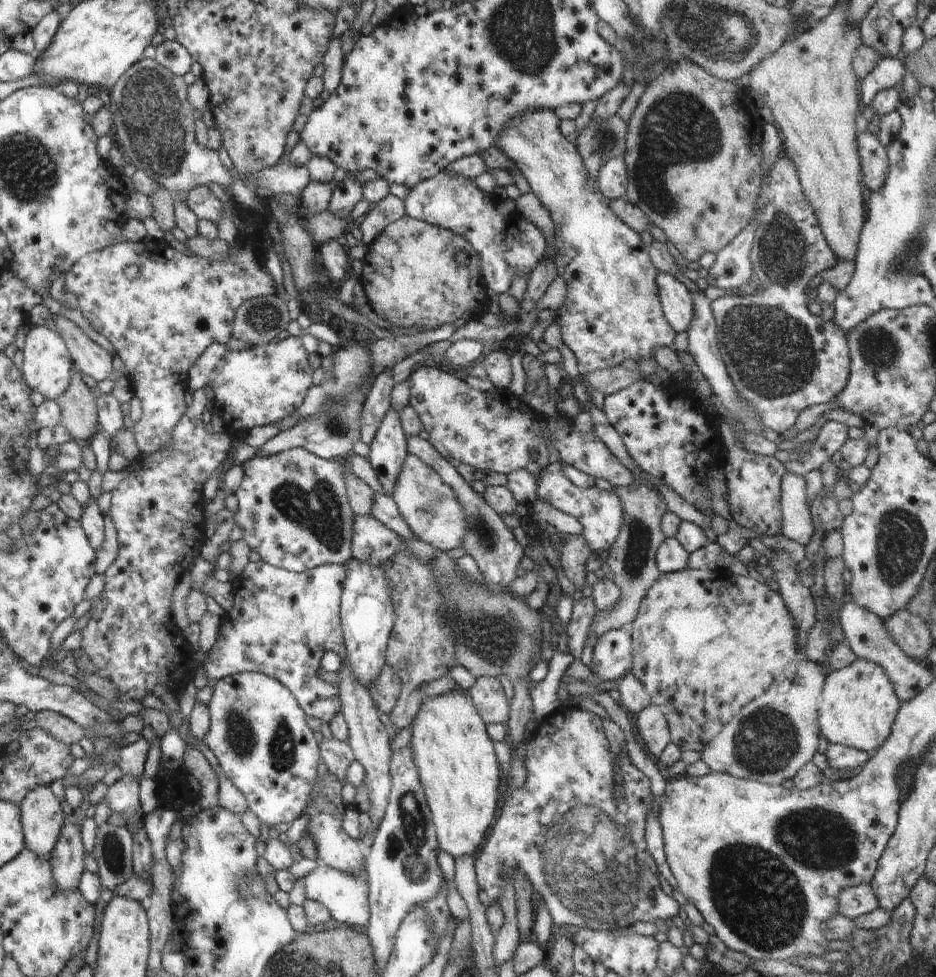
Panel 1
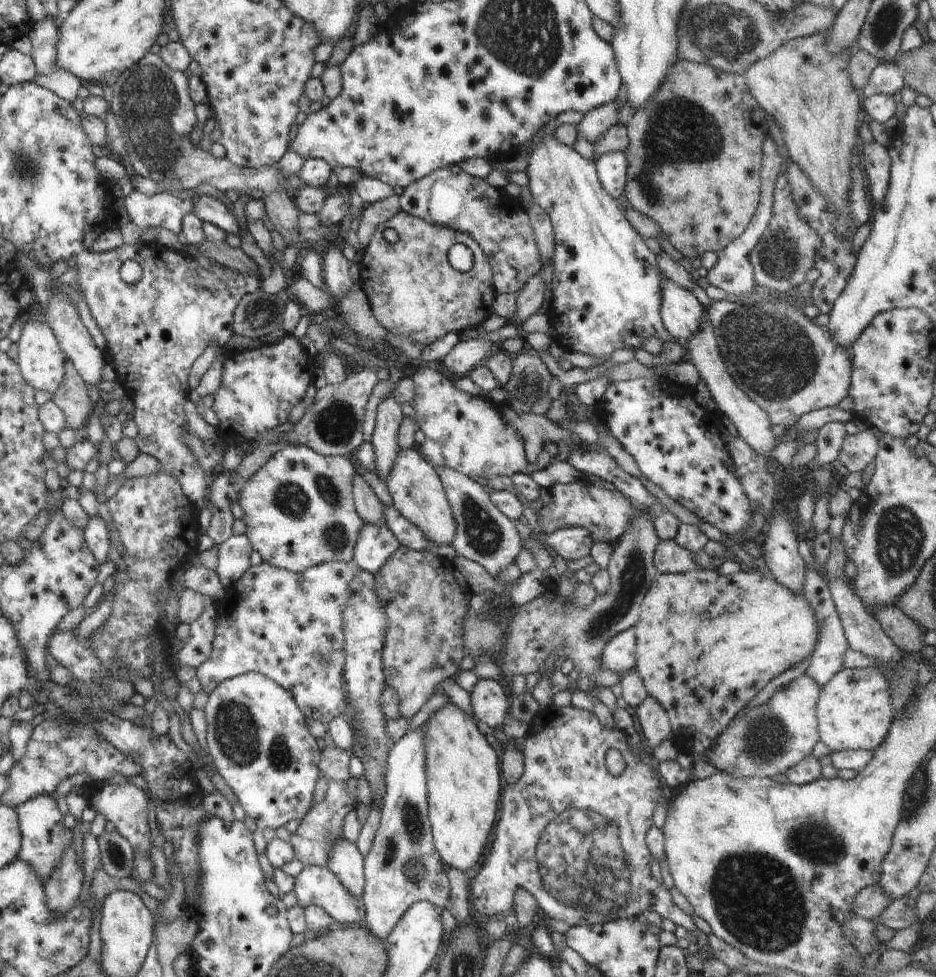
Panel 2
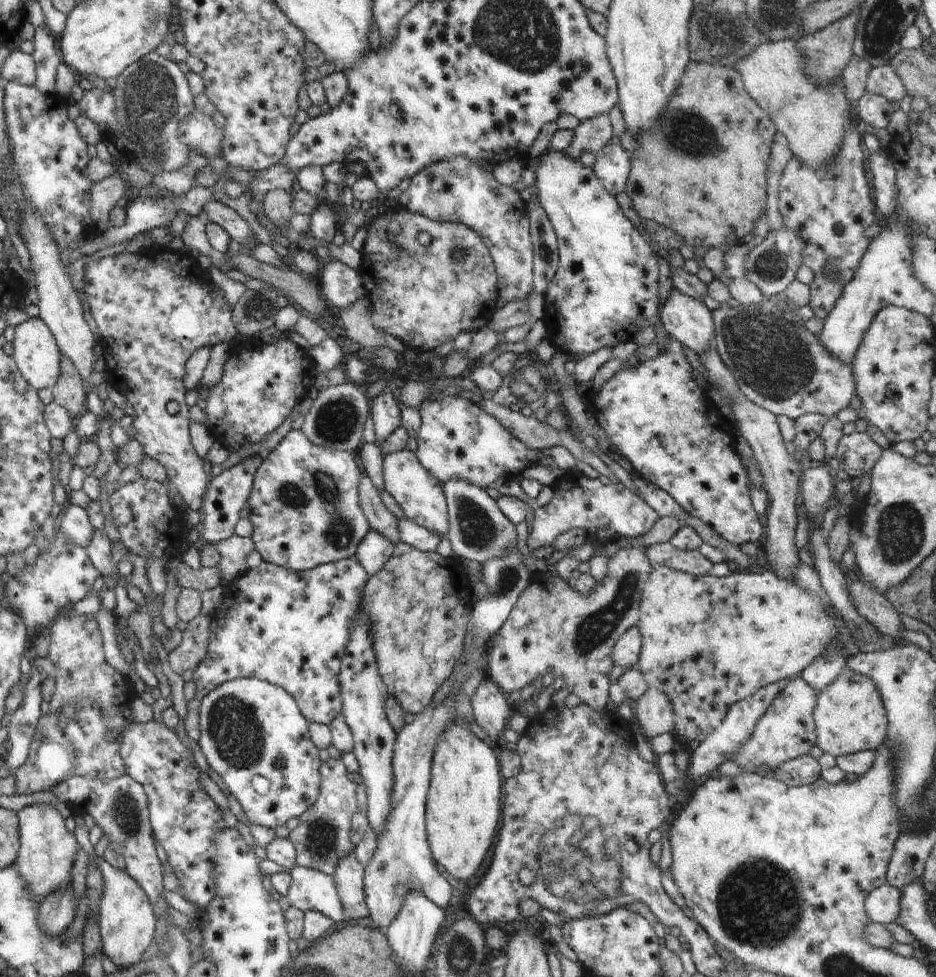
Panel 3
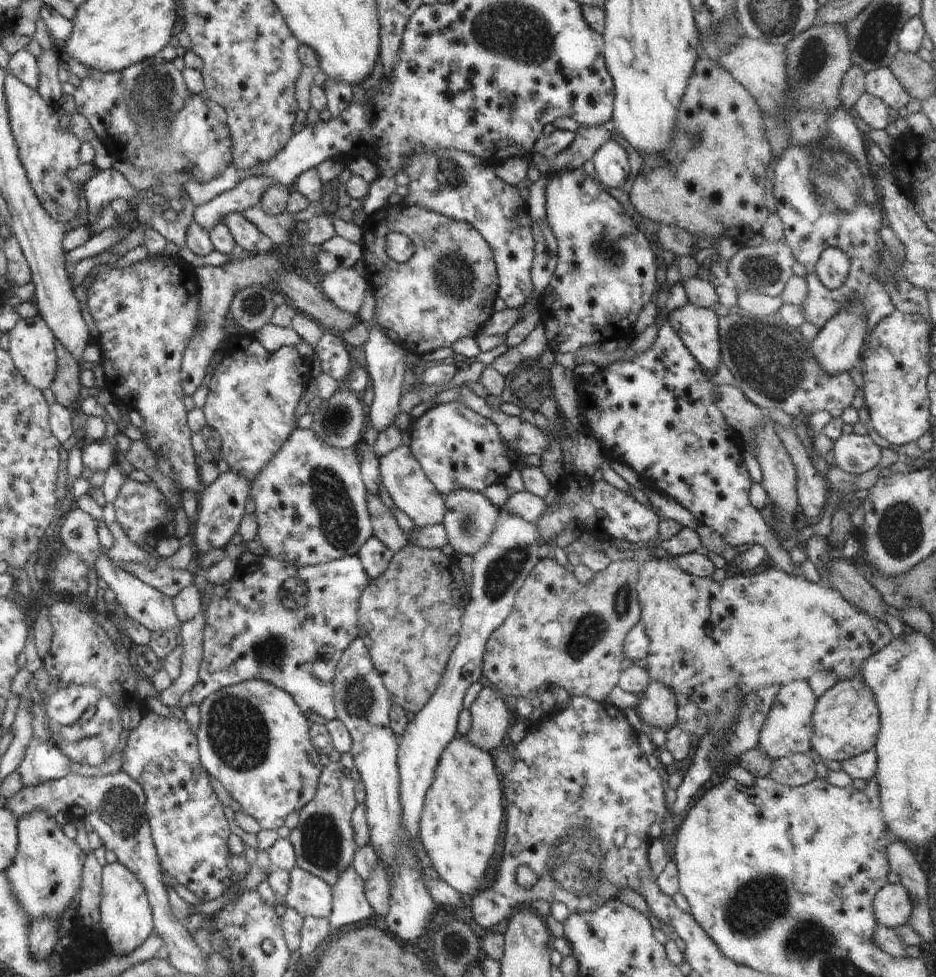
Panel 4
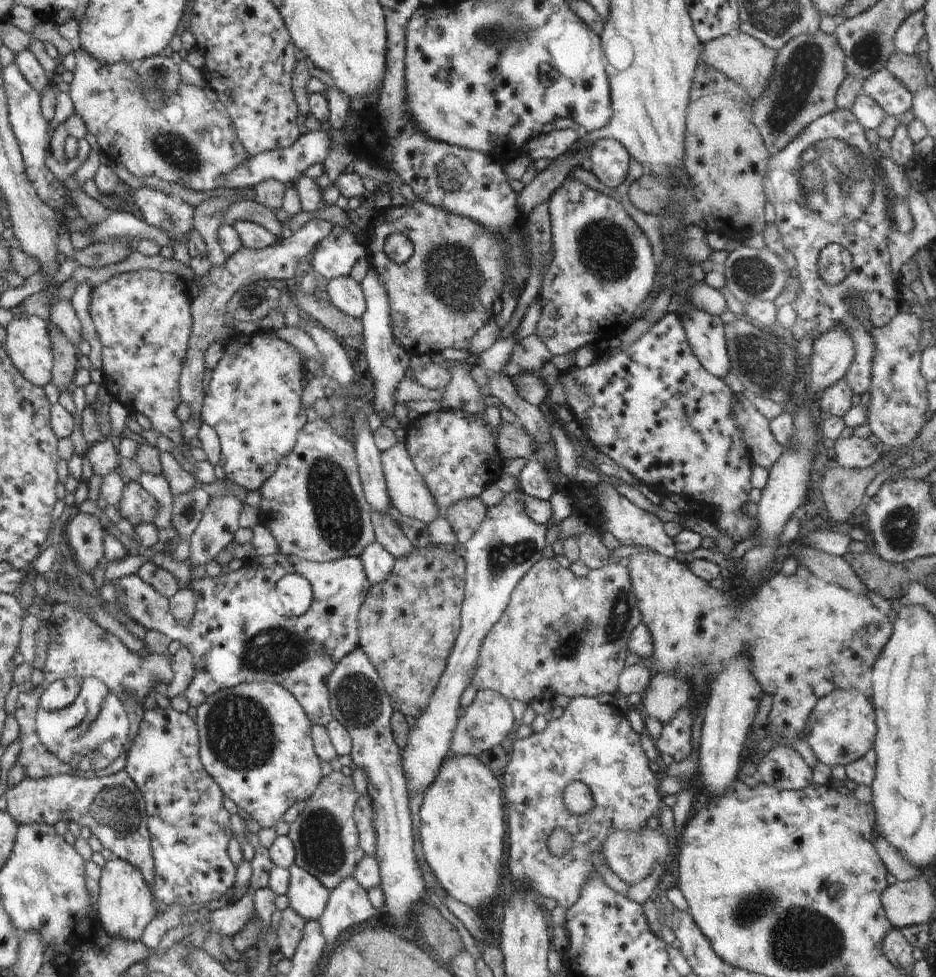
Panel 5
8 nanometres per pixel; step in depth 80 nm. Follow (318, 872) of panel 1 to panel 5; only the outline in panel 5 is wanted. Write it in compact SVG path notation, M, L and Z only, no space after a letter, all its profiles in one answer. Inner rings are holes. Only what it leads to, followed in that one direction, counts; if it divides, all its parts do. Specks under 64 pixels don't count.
M292 865L289 870L289 906L307 921L319 920L328 904L329 890L309 872L299 865Z

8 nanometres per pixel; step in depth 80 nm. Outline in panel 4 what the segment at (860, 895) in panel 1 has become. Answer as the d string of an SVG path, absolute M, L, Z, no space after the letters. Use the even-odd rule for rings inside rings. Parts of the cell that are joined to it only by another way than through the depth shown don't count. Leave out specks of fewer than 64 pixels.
M887 882L874 896L873 915L878 925L896 928L907 924L912 902L909 890L902 884Z

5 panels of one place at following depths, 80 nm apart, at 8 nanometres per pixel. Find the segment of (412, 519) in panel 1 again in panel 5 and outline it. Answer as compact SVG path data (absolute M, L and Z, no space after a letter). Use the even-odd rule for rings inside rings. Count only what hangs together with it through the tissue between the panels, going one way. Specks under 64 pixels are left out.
M398 442L387 451L381 452L381 467L385 476L390 503L396 507L401 516L413 518L429 525L443 512L430 494L422 475L416 470L404 443Z

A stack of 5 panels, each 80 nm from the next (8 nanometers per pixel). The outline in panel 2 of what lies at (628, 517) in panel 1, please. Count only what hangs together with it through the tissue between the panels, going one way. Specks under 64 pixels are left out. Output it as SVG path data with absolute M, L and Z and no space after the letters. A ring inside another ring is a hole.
M636 504L642 510L630 521L628 530L622 533L618 540L614 540L613 551L609 559L610 588L606 594L598 595L596 600L585 609L577 609L571 603L561 606L557 602L557 597L552 604L546 601L544 594L548 591L555 592L557 588L545 588L545 592L538 598L520 605L510 612L509 631L505 652L501 657L498 667L502 671L503 685L512 684L514 674L527 676L531 672L536 672L542 668L544 660L548 654L554 654L565 658L564 669L576 668L579 679L576 683L579 690L590 694L595 698L594 714L598 720L609 729L615 728L615 722L608 707L604 705L596 696L590 692L590 686L596 685L592 680L594 672L601 670L601 650L607 645L609 640L623 630L633 627L639 619L641 602L647 595L653 578L657 575L653 558L656 547L661 541L655 531L654 521L656 514L652 509L644 508Z

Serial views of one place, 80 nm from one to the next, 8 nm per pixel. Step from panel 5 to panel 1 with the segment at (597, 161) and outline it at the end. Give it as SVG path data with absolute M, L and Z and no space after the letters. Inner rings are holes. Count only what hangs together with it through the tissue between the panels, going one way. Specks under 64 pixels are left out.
M612 158L602 165L596 182L597 190L608 201L625 196L627 191L627 168L622 158Z

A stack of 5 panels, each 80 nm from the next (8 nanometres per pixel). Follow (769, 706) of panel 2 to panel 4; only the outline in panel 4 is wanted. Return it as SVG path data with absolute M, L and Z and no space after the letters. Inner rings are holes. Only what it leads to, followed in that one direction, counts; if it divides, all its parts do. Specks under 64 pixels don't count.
M804 680L790 682L782 686L771 706L767 719L762 724L759 739L755 746L762 752L764 759L778 759L793 754L807 754L811 750L813 735L812 715L817 703L817 696L812 692L810 685Z

